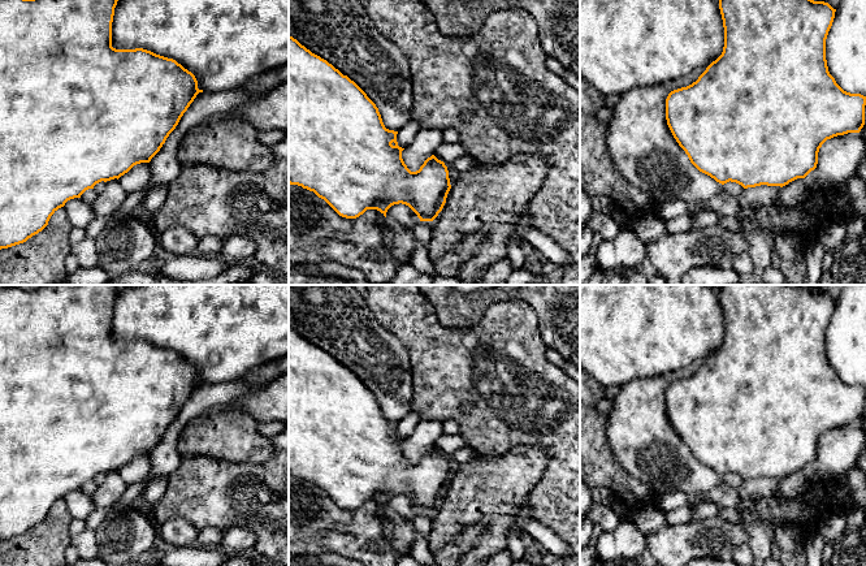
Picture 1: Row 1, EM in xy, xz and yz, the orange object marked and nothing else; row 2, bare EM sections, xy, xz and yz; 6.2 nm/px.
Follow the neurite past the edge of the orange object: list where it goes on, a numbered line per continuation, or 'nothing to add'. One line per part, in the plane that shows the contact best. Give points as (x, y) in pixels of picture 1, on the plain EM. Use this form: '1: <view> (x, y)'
nothing to add

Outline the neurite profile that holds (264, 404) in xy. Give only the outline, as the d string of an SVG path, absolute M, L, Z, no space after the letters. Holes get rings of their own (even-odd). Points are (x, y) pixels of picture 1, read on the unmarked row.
M289 371L268 383L265 386L247 385L247 392L234 406L252 416L256 422L280 420L289 423Z

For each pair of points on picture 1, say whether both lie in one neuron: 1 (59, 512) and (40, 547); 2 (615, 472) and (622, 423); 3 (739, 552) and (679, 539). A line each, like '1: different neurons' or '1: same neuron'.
1: same neuron
2: different neurons
3: different neurons

